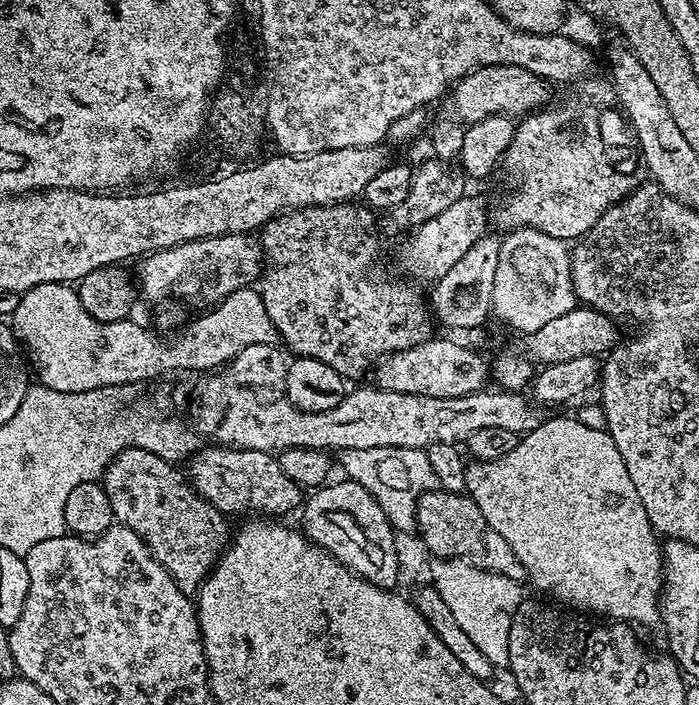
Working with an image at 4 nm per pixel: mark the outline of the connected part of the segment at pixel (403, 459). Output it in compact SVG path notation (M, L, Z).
M378 446L370 450L339 449L343 475L370 490L370 494L382 506L386 518L397 533L416 532L416 503L418 498L436 484L434 470L430 470L430 458L422 448L395 448Z

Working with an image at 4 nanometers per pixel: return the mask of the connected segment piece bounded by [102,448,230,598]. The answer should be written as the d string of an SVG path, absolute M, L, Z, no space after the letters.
M123 448L116 457L108 463L102 477L102 487L106 498L110 498L110 510L115 523L125 524L138 538L144 540L144 545L152 551L152 558L157 560L174 578L178 590L182 590L188 597L195 597L204 579L221 552L230 543L230 528L225 513L216 509L210 502L206 502L192 489L183 475L175 472L173 461L164 460L158 454L141 448Z

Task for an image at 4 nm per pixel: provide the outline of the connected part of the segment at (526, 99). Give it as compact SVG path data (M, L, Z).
M491 64L489 68L476 68L462 79L456 81L451 89L452 108L457 120L465 125L482 122L491 116L523 117L535 112L549 103L549 85L530 70L509 64Z

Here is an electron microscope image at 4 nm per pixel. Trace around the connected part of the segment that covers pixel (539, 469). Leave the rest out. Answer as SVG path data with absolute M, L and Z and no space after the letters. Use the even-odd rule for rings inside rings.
M571 415L570 417L556 416L553 420L545 419L532 432L523 433L518 446L514 446L514 450L510 450L506 458L473 459L466 470L466 494L476 503L478 510L482 510L486 522L490 522L490 526L494 526L494 530L498 530L498 534L502 534L502 538L510 542L510 550L514 550L518 562L522 562L525 577L529 581L532 579L532 584L538 591L549 592L553 596L551 597L553 601L569 609L579 610L581 613L597 612L600 615L597 617L607 618L612 622L623 622L629 626L661 623L660 594L664 583L662 544L657 532L652 528L650 518L646 518L646 506L642 506L642 498L638 498L638 490L634 490L634 482L630 482L630 470L626 470L626 462L622 462L622 454L618 454L618 446L614 446L614 438L605 429L590 429Z

